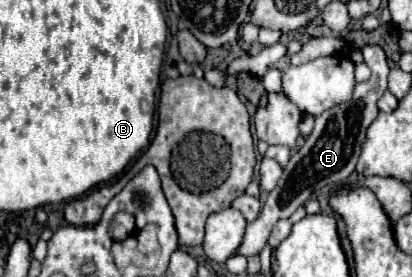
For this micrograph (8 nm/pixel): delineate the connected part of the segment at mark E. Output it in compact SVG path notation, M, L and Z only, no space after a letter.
M366 45L362 49L362 55L364 55L364 63L372 69L370 79L362 81L362 83L356 83L350 101L344 101L344 103L340 103L340 105L336 105L336 107L332 107L332 109L328 109L328 111L324 111L322 115L316 117L316 123L314 123L314 129L312 129L310 137L290 157L276 189L268 195L260 215L256 217L256 221L248 223L244 241L238 247L240 255L246 255L246 257L258 255L264 249L264 245L268 241L268 235L270 235L272 227L276 225L276 221L290 217L300 205L304 205L306 199L310 199L310 195L314 193L316 185L334 187L336 183L344 183L354 173L354 167L356 167L358 157L362 153L362 145L366 141L368 125L380 113L376 101L384 95L386 79L388 79L386 55L378 45Z

